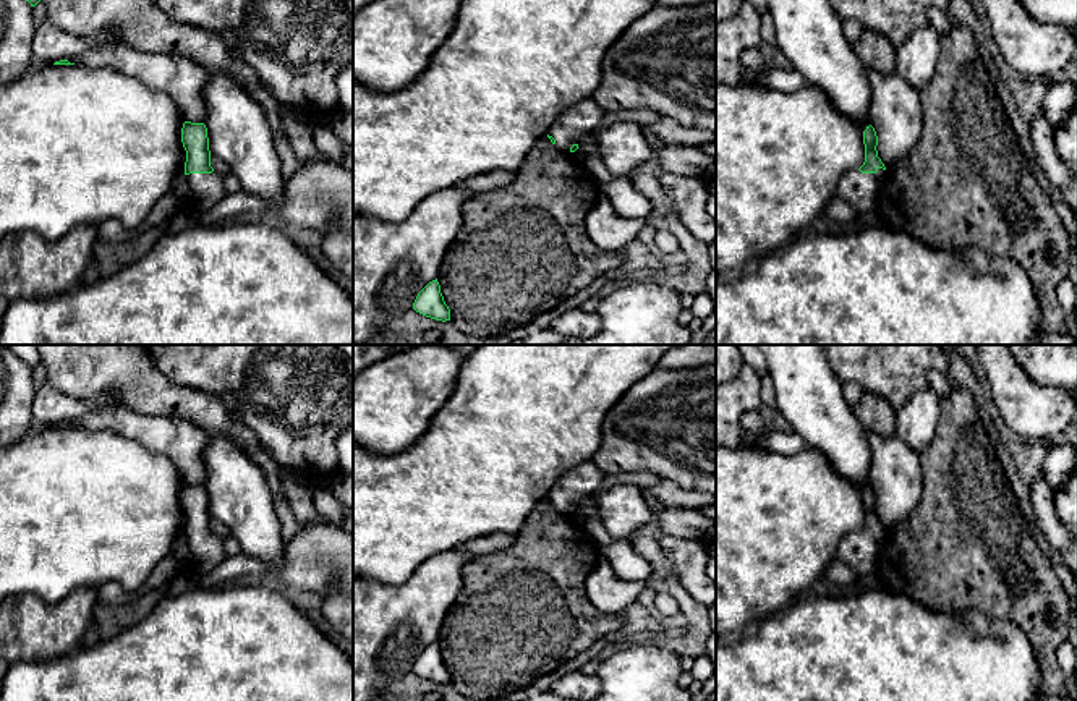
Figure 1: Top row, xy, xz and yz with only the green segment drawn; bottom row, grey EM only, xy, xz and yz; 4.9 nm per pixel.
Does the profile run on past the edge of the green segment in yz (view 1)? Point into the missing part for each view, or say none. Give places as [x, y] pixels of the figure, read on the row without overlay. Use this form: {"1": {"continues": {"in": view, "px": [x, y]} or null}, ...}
{"1": {"continues": {"in": "yz", "px": [860, 552]}}}

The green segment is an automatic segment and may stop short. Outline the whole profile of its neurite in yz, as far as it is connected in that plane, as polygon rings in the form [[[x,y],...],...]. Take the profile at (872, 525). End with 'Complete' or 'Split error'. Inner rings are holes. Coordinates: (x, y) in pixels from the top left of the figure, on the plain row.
[[[870,487],[863,494],[865,525],[860,531],[845,534],[839,542],[839,559],[842,559],[858,578],[876,570],[876,559],[884,542],[886,529],[878,520],[878,499]]]. Split error

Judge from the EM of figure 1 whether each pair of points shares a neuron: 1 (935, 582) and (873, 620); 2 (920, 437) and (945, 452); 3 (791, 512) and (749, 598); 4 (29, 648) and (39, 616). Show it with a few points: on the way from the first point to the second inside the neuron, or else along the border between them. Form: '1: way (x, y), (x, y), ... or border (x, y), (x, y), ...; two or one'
1: border (878, 583), (902, 591), (930, 609), (945, 612); two
2: border (940, 405), (936, 433), (917, 454); two
3: way (770, 533), (749, 554), (749, 577); one
4: way (29, 640), (31, 624); one

